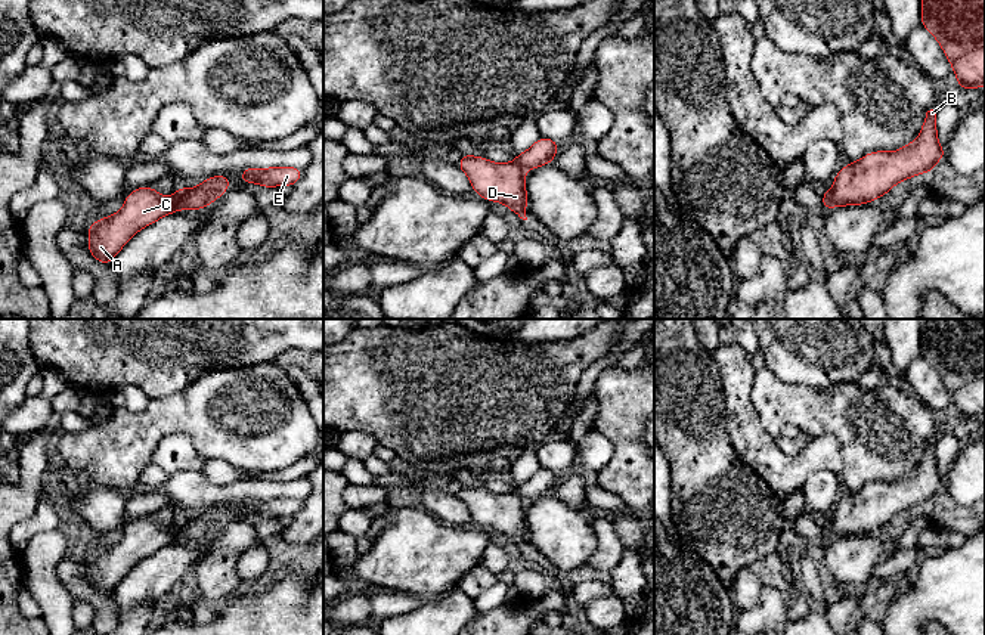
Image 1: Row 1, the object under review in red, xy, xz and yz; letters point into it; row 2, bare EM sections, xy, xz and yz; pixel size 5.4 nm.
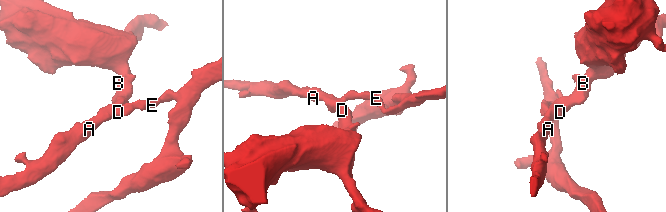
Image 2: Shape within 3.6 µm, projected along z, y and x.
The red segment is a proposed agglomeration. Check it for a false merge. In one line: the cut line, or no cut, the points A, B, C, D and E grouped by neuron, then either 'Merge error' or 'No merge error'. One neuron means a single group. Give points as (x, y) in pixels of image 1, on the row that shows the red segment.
Split along xy (183, 191), (185, 207). Groups: A B C D / E. Merge error

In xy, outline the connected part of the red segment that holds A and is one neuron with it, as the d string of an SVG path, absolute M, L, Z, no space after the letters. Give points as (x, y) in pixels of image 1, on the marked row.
M182 185L173 198L162 196L151 186L133 189L118 213L93 222L87 227L87 248L99 263L109 264L134 233L183 208L185 190Z

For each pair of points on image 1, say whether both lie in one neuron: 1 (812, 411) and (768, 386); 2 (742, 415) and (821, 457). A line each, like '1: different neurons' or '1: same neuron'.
1: same neuron
2: same neuron

